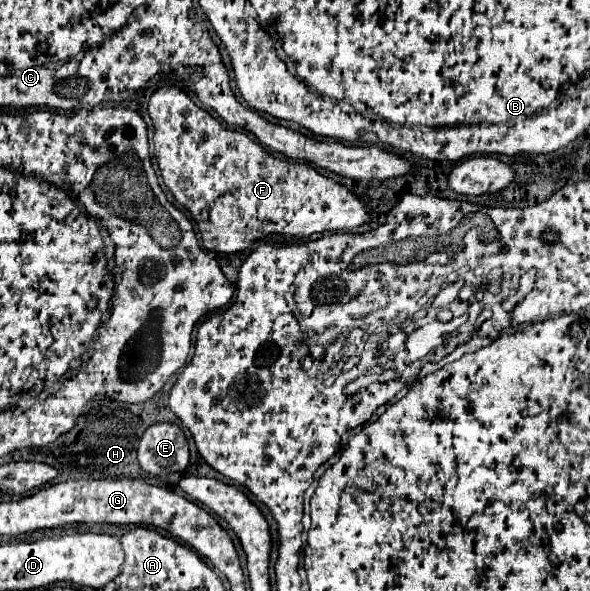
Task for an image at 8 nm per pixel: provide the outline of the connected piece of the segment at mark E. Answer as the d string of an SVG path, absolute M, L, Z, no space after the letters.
M176 423L150 425L138 445L140 467L150 475L184 471L188 465L188 441Z

